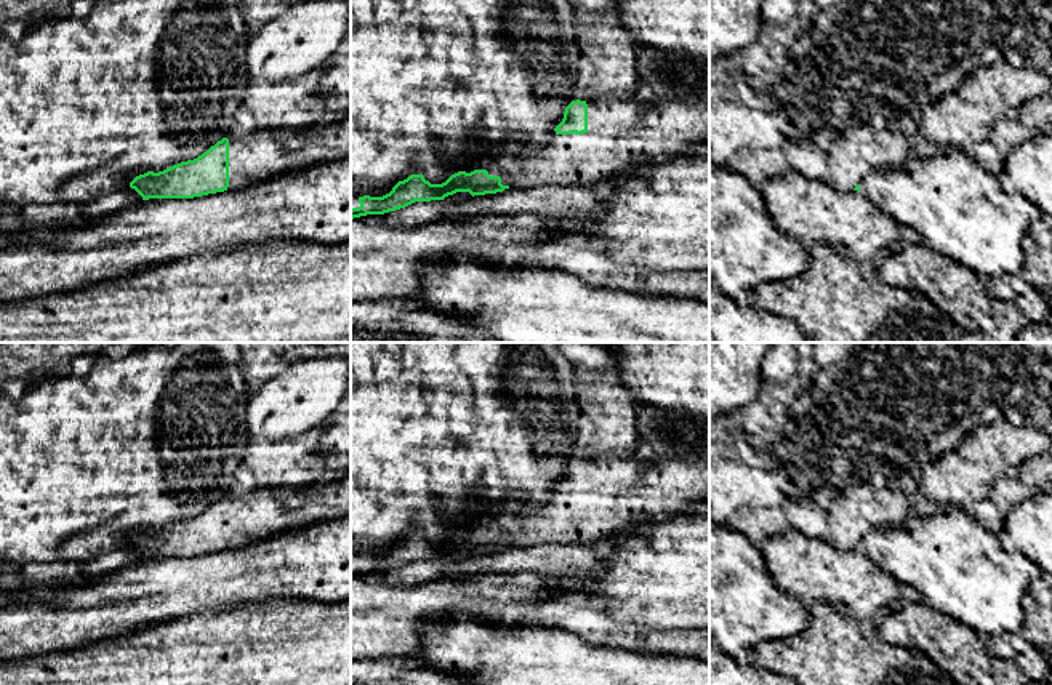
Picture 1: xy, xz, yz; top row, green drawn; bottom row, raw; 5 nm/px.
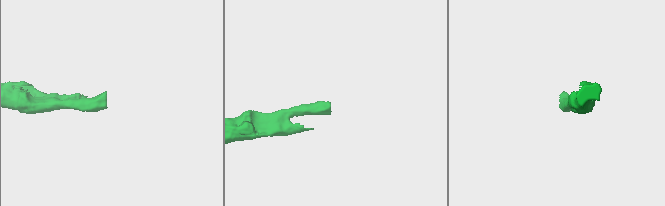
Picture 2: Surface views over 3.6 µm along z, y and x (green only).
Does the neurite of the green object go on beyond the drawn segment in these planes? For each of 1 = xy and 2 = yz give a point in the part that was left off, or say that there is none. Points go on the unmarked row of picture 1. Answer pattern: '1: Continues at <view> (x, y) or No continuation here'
1: Continues at xy (258, 514)
2: No continuation here

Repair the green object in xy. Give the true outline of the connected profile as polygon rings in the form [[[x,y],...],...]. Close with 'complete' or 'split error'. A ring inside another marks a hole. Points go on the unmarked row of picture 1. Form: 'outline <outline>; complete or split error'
outline [[[351,471],[335,482],[309,488],[264,488],[247,495],[227,493],[194,519],[181,520],[163,530],[147,530],[136,535],[130,546],[143,559],[149,557],[194,557],[208,552],[237,549],[275,533],[303,528],[315,522],[333,520],[351,514]]]; split error

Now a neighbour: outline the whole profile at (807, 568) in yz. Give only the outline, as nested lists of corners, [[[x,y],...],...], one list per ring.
[[[789,530],[765,538],[761,552],[775,584],[805,608],[823,600],[860,623],[876,619],[900,603],[900,583],[876,567],[861,549],[837,551],[826,539]]]

